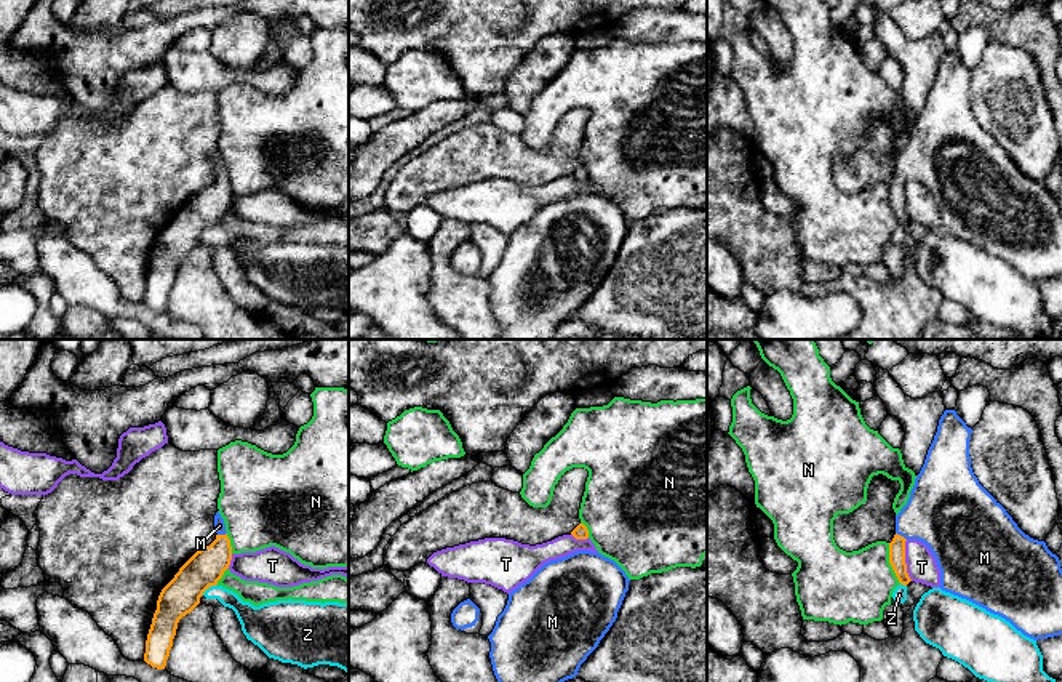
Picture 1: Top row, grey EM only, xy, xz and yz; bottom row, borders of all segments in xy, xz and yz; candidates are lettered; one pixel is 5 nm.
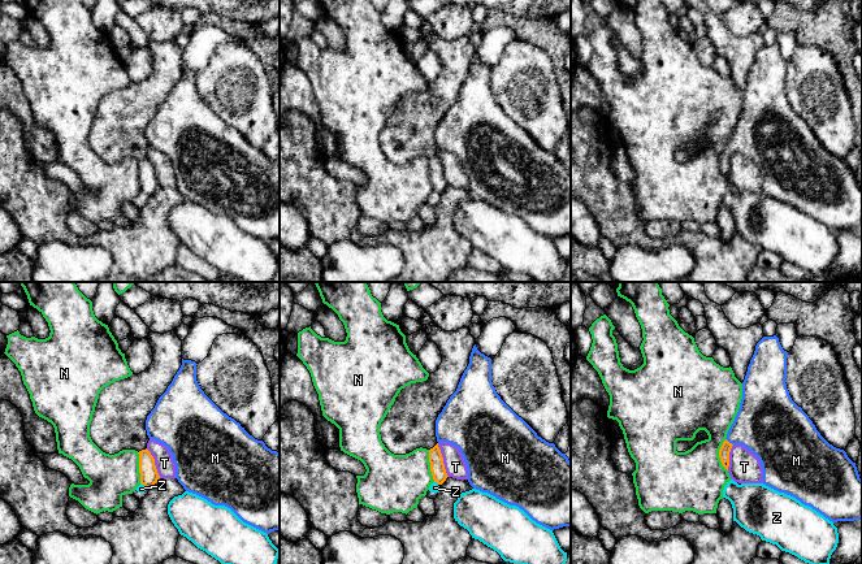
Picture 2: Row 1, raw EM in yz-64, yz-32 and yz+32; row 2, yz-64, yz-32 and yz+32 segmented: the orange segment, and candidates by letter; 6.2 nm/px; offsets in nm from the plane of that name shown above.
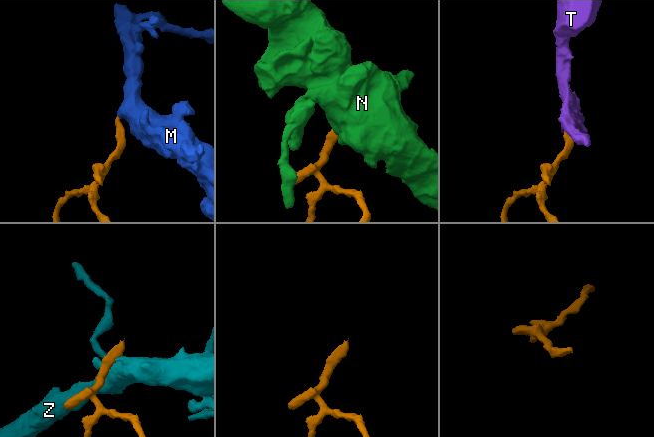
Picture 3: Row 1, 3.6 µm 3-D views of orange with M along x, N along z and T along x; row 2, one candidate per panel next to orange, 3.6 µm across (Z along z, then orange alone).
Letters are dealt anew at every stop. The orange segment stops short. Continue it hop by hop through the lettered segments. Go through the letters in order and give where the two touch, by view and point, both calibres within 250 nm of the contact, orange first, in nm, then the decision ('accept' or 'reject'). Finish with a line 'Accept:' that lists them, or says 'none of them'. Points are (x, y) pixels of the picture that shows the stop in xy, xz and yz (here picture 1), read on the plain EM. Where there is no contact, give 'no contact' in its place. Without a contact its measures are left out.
M: yz (899, 176) | 80/360 nm | accept
N: yz (890, 204) | 80/360 nm | reject
T: yz (904, 202) | 80/160 nm | reject
Z: xy (208, 228) | 180/120 nm | reject
Accept: M

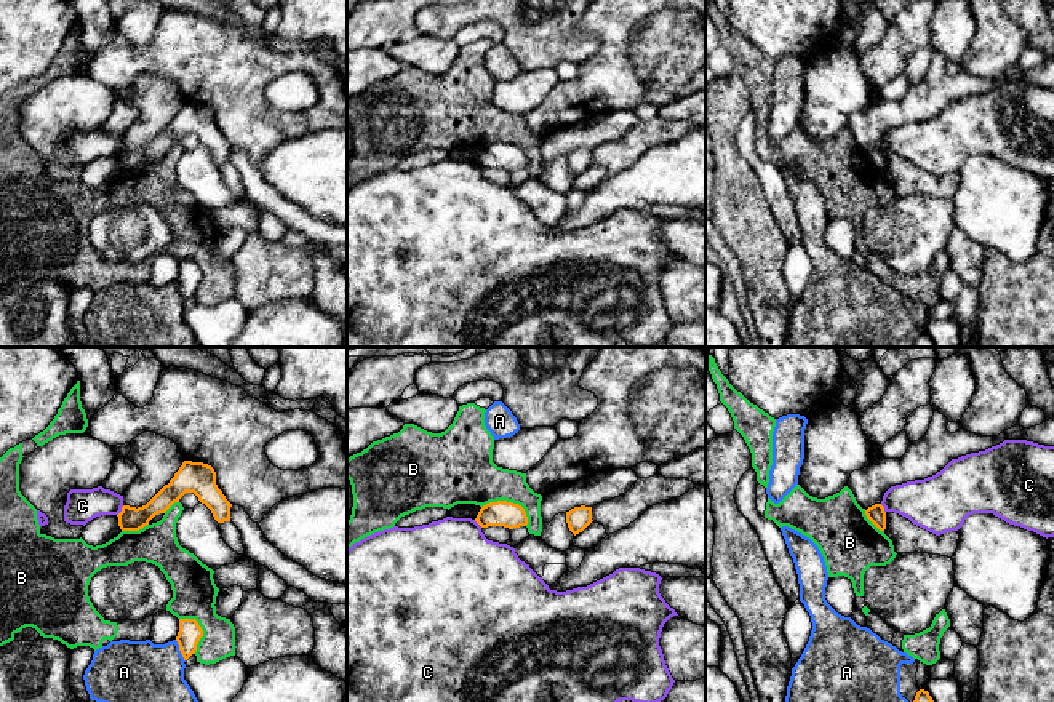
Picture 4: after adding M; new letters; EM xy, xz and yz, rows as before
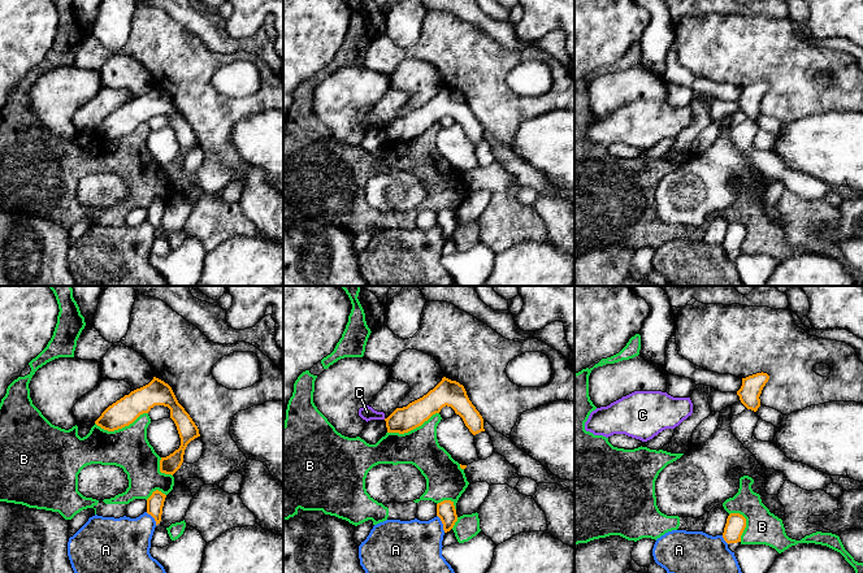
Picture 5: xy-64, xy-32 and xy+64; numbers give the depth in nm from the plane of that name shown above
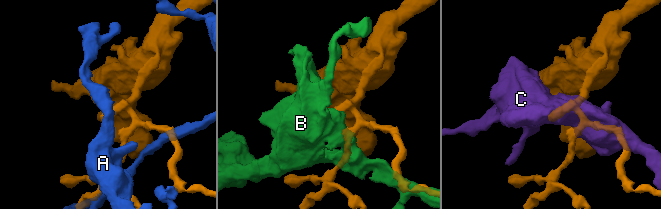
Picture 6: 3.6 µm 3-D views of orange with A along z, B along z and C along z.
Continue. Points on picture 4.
A: xy (179, 291) | 120/420 nm | reject
B: xz (511, 144) | 130/280 nm | reject
C: xy (122, 152) | 120/170 nm | reject
Accept: none of them

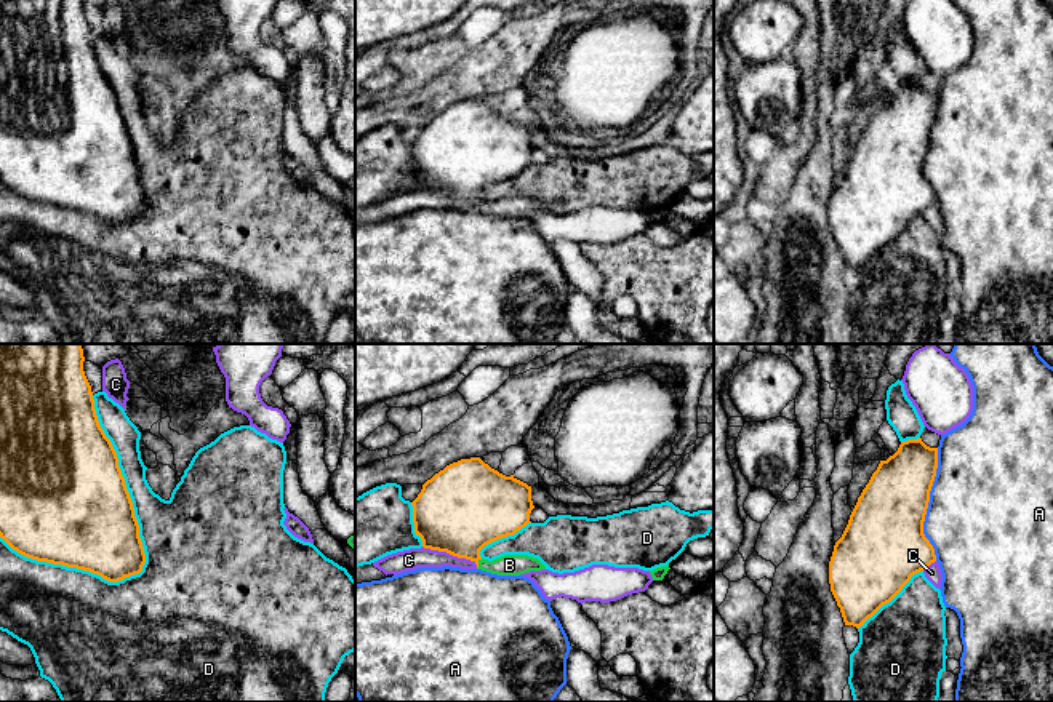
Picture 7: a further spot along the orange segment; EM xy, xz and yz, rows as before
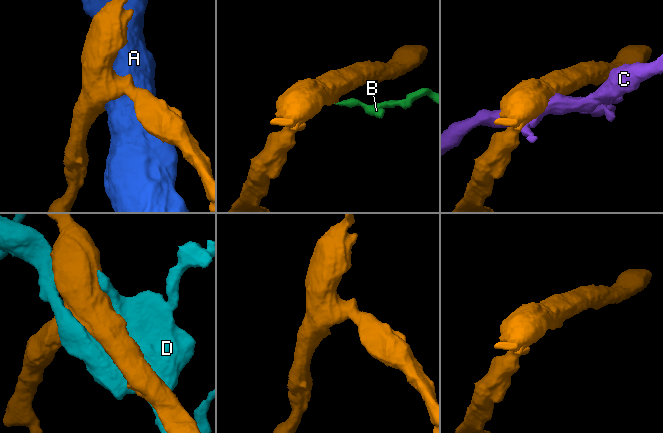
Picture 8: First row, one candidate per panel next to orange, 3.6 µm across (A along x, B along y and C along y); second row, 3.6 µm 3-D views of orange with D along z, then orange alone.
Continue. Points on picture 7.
A: yz (927, 146) | 380/480 nm | reject
B: xz (477, 205) | 380/110 nm | accept
C: xz (450, 195) | 440/110 nm | reject
D: xy (128, 136) | 500/280 nm | reject
Accept: B

